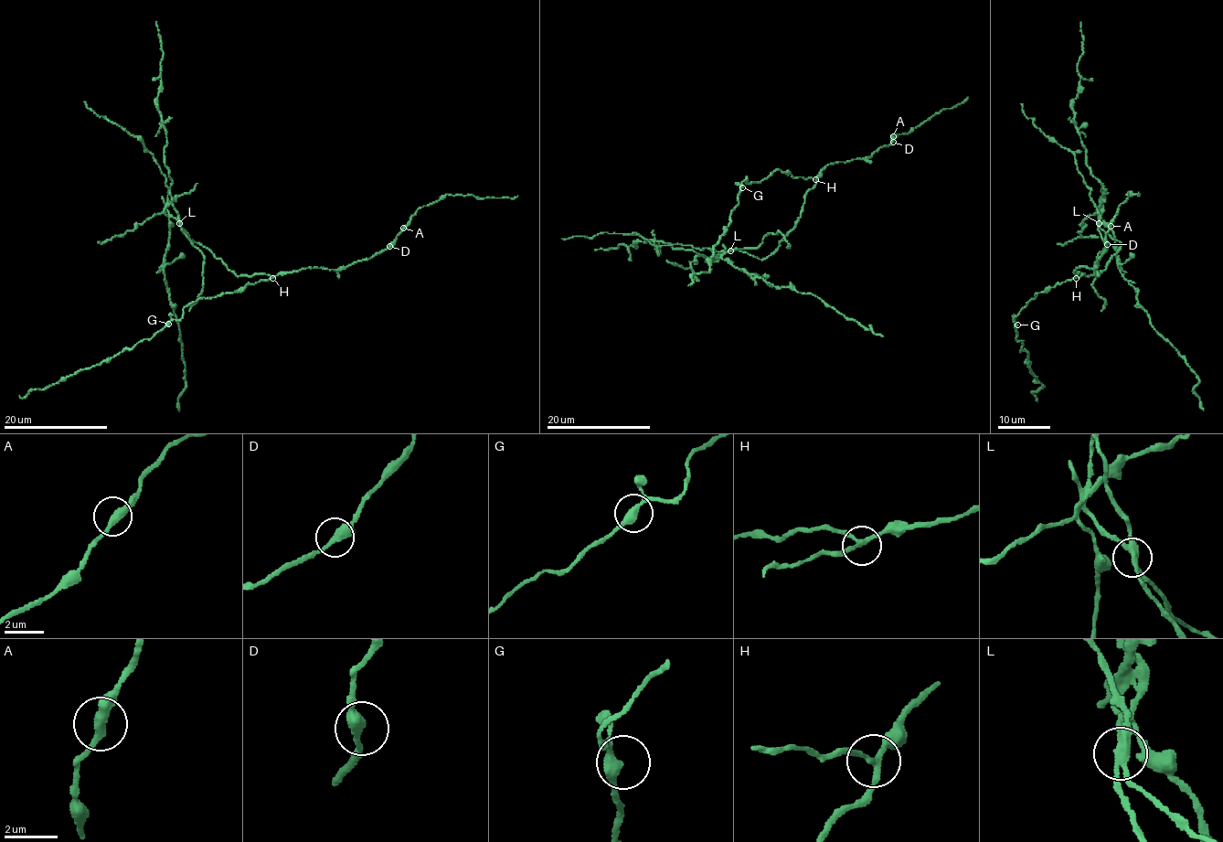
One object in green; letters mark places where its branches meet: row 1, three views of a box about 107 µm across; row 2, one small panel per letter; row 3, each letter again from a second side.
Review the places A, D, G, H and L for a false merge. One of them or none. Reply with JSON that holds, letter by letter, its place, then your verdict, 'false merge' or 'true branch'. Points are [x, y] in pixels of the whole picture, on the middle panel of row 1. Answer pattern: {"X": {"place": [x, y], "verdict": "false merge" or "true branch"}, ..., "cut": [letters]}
{"A": {"place": [893, 136], "verdict": "true branch"}, "D": {"place": [893, 142], "verdict": "true branch"}, "G": {"place": [742, 187], "verdict": "true branch"}, "H": {"place": [815, 179], "verdict": "true branch"}, "L": {"place": [730, 250], "verdict": "false merge"}, "cut": ["L"]}

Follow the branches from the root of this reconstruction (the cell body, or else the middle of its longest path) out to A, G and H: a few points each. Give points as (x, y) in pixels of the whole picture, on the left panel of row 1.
A: (248, 276), (274, 277), (306, 268), (341, 270), (379, 253), (403, 228)
G: (248, 276), (267, 274), (272, 277), (248, 283), (234, 293), (200, 297), (186, 305), (181, 318), (168, 324)
H: (248, 276), (267, 274), (272, 278)

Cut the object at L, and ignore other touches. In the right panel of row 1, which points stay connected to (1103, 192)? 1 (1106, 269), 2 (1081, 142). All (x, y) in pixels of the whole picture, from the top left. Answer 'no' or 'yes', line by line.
1: no
2: yes

